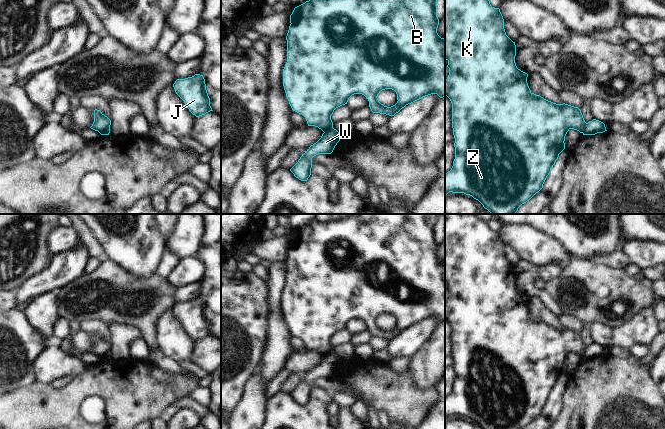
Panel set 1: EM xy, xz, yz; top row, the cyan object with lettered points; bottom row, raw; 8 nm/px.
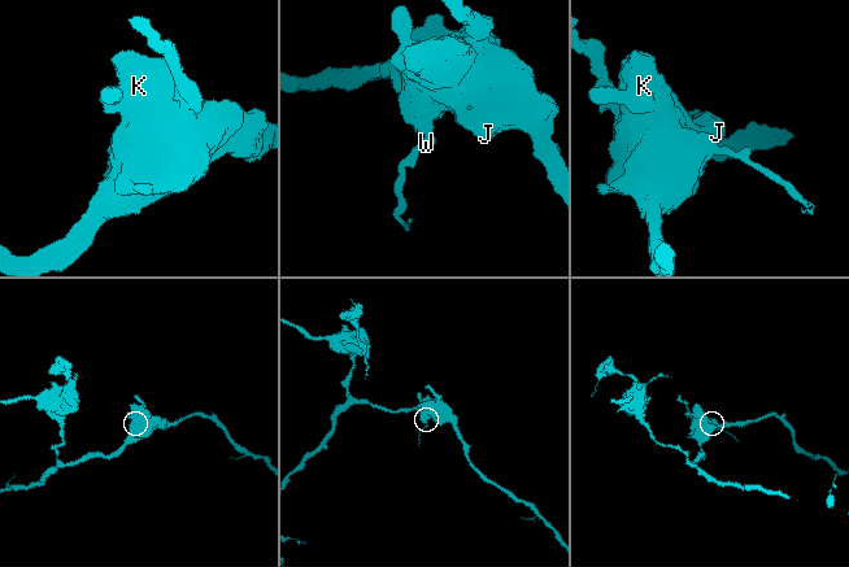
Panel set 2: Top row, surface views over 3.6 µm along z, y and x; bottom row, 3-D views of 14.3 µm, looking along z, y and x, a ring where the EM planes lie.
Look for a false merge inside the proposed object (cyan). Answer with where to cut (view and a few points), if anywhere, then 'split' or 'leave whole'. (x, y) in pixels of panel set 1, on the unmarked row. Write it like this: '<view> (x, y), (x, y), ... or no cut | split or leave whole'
yz (587, 347), (581, 356) | split

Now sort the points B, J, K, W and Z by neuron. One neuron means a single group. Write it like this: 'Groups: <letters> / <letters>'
Groups: B J K Z / W

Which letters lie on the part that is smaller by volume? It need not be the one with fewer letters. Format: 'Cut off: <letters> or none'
Cut off: W

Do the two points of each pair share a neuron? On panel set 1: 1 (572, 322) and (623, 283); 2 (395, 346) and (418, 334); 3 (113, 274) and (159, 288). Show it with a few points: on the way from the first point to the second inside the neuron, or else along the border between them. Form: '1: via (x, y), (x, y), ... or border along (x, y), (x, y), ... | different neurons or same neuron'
1: border along (563, 312), (570, 313), (582, 321) | different neurons
2: via (401, 346), (412, 340) | same neuron
3: via (124, 285), (127, 288), (148, 288) | same neuron

